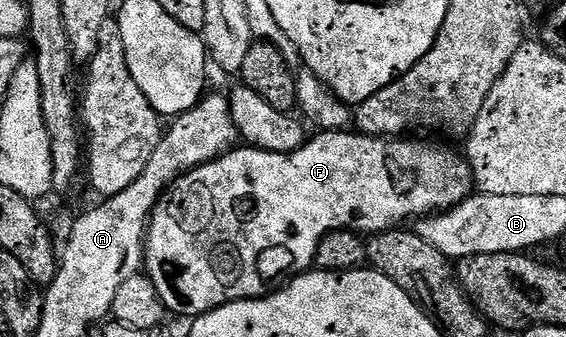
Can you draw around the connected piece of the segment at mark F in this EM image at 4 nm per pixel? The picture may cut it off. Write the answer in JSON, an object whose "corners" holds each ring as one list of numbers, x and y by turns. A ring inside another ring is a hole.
{"corners":[[320,131,317,132,317,137,309,136,304,142,304,146,298,151,293,153,271,153,270,151,262,151,261,149,254,149,251,147,236,147,231,151,224,154,222,157,214,158,210,163,205,165,199,165,194,167,188,173,181,173,178,180,173,181,164,191,163,197,161,197,156,208,152,210,150,214,150,220,148,222,148,235,144,242,144,264,143,268,146,270,146,276,154,283,154,287,158,287,158,295,162,295,162,303,165,310,169,314,181,313,182,315,197,318,201,313,208,313,212,309,222,307,226,303,231,301,255,301,257,297,266,297,269,293,276,292,277,289,282,289,287,286,288,282,293,281,296,277,301,277,304,273,309,272,316,264,316,252,318,251,318,243,327,233,334,231,335,229,355,229,364,235,371,235,374,233,382,233,385,229,395,229,403,226,404,221,409,223,415,222,421,217,428,216,429,213,438,213,445,209,453,209,458,203,462,203,467,197,473,196,474,193,474,180,472,178,472,167,468,164,467,156,455,153,452,149,447,149,444,145,431,145,428,141,412,141,416,139,389,139,386,137,370,137,367,133,361,133,359,131]]}

